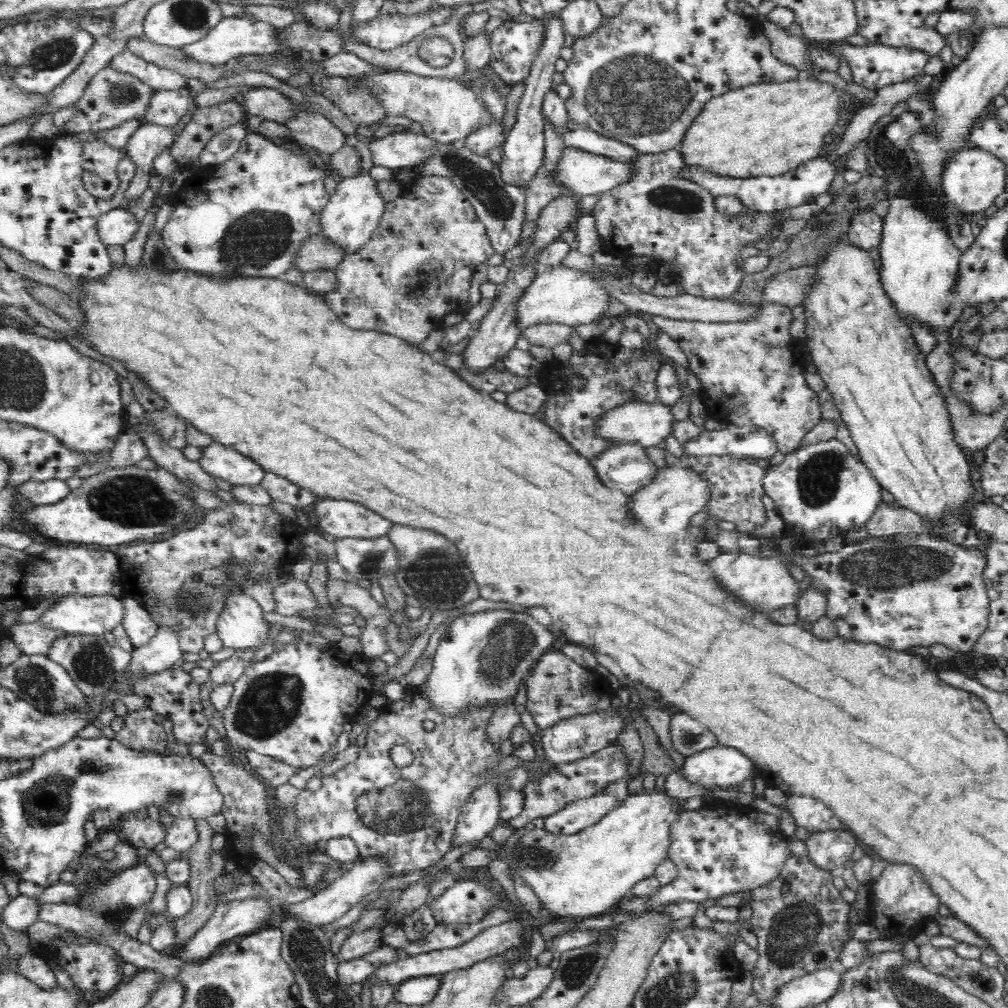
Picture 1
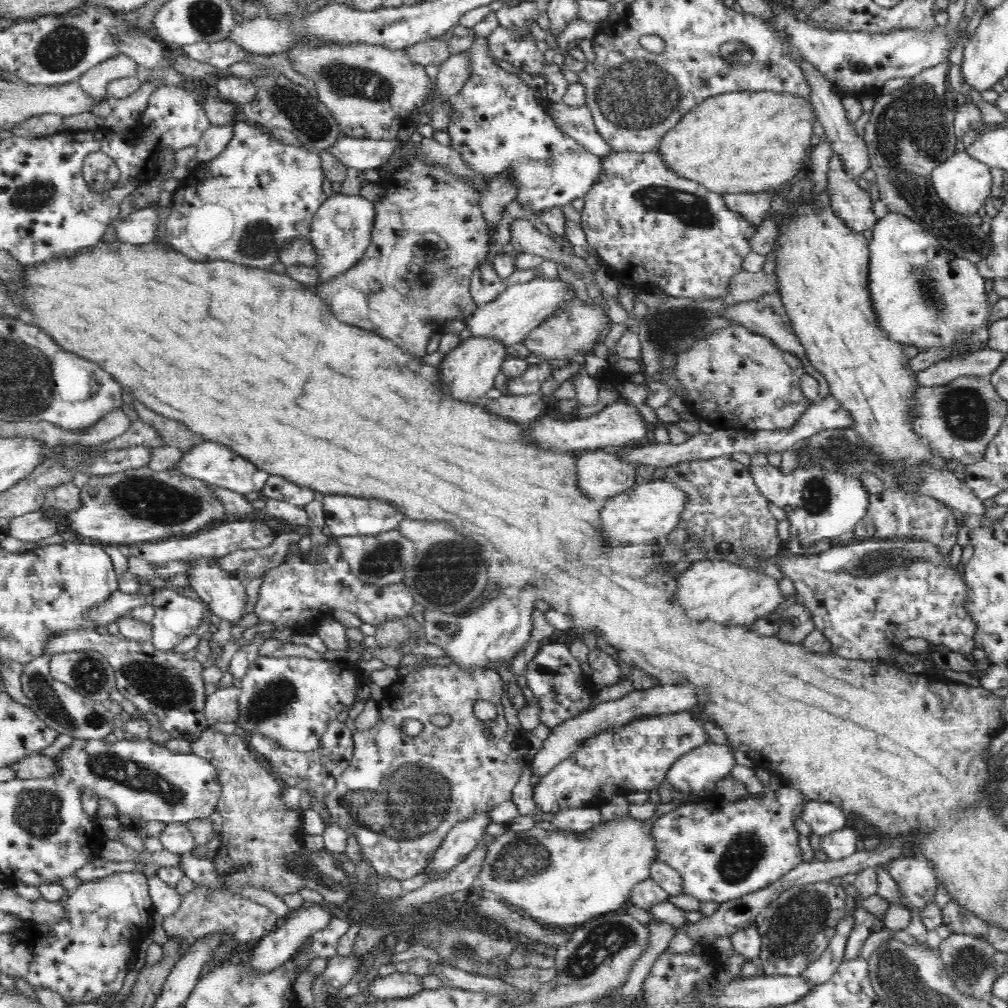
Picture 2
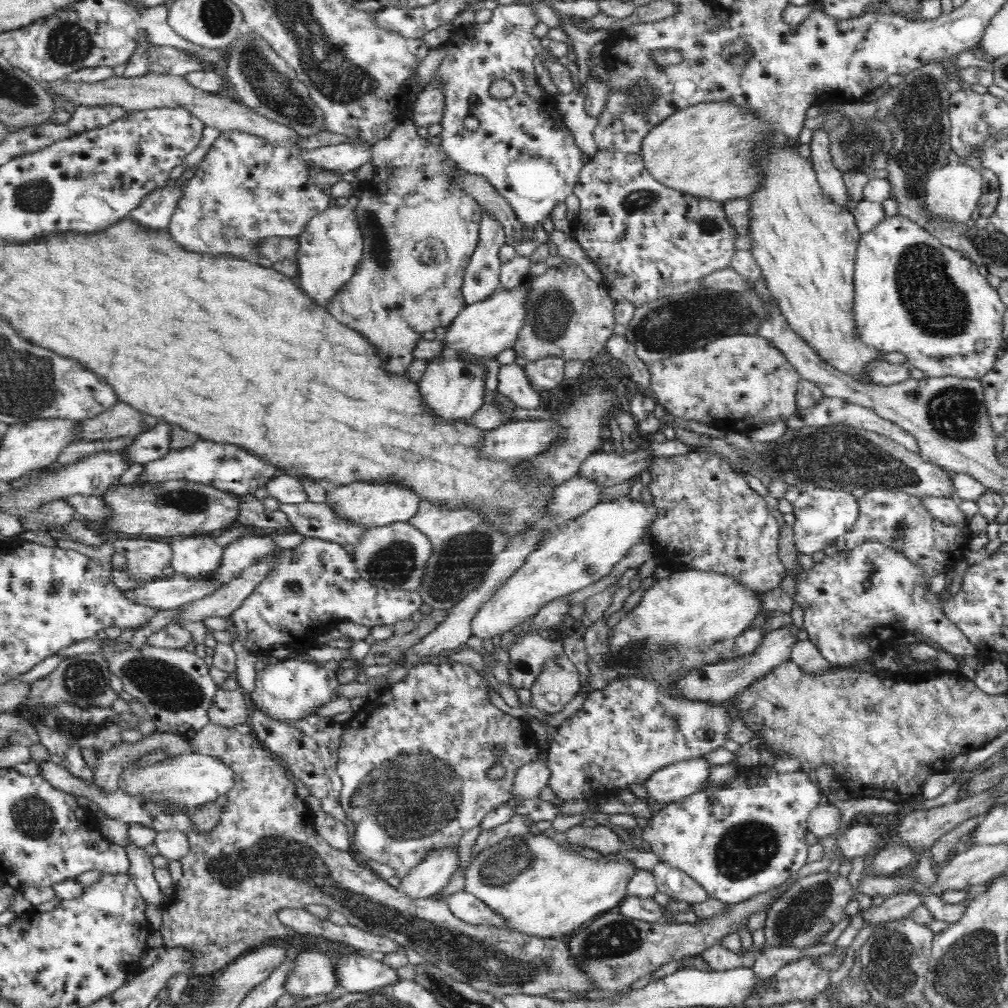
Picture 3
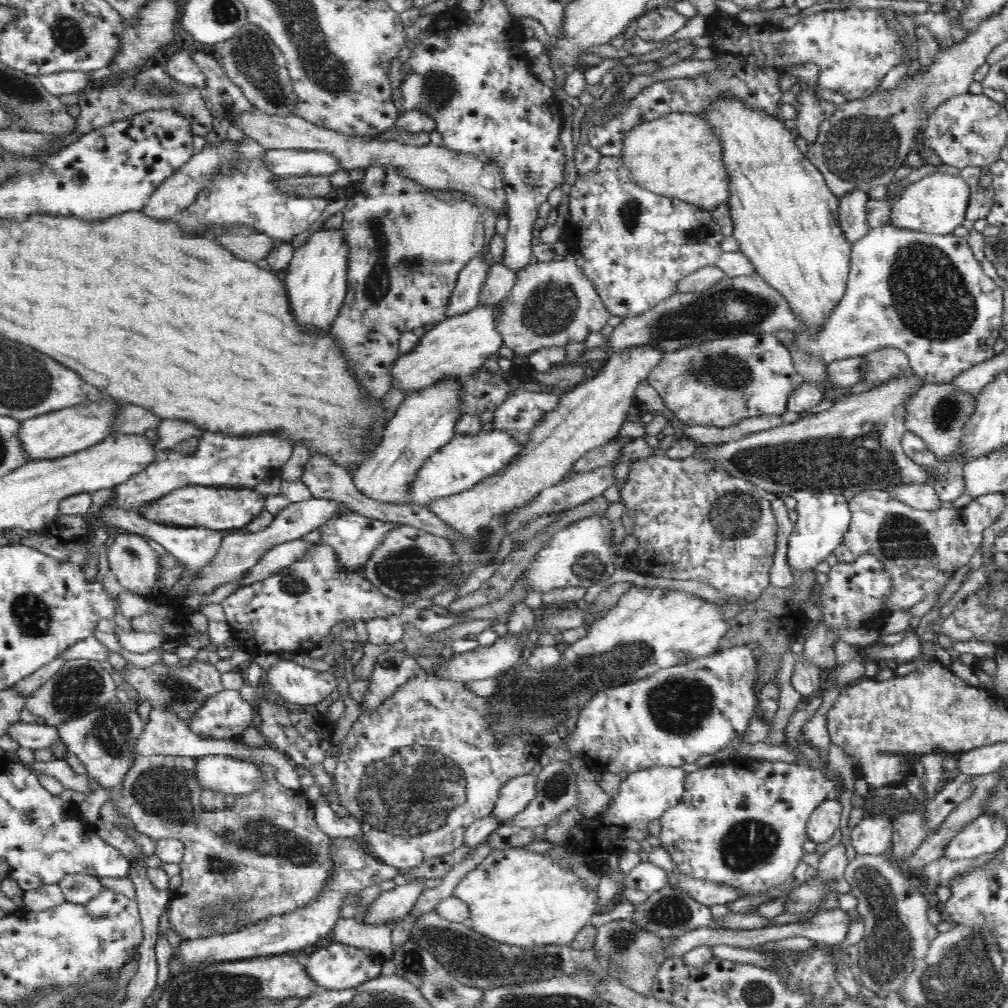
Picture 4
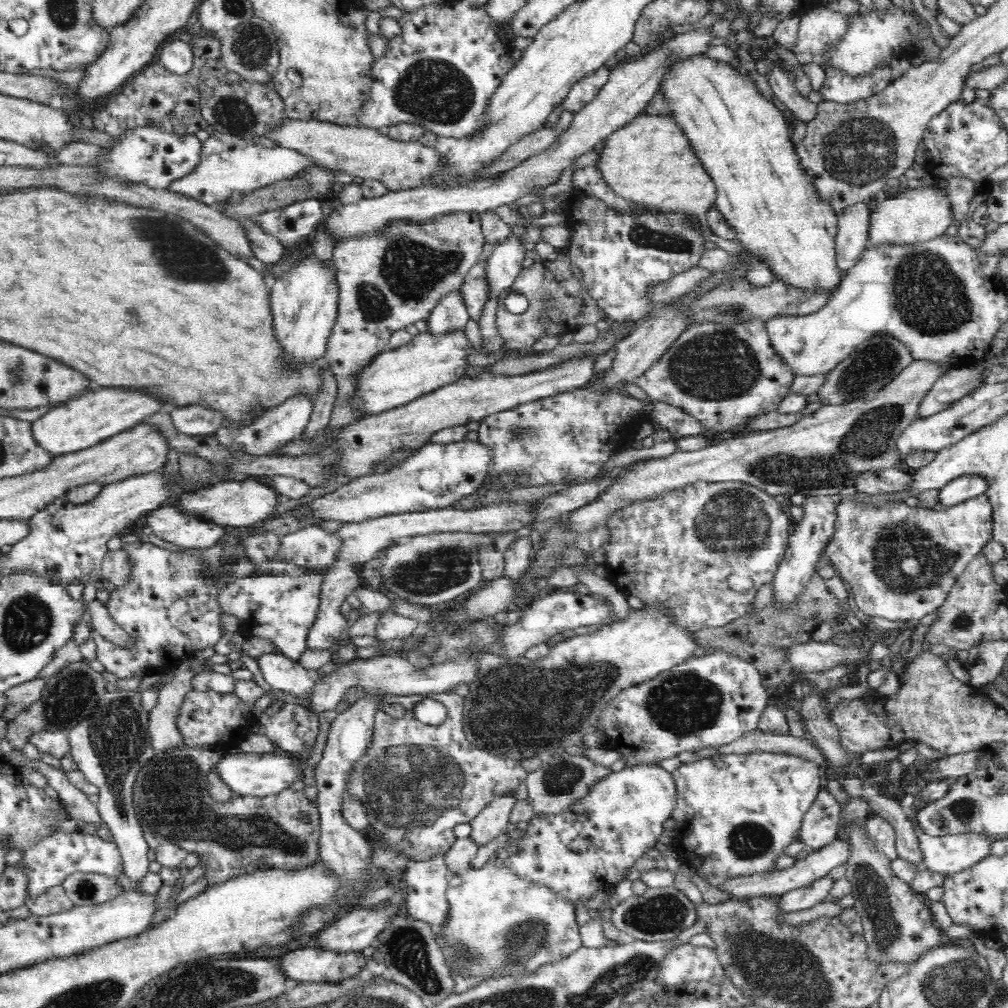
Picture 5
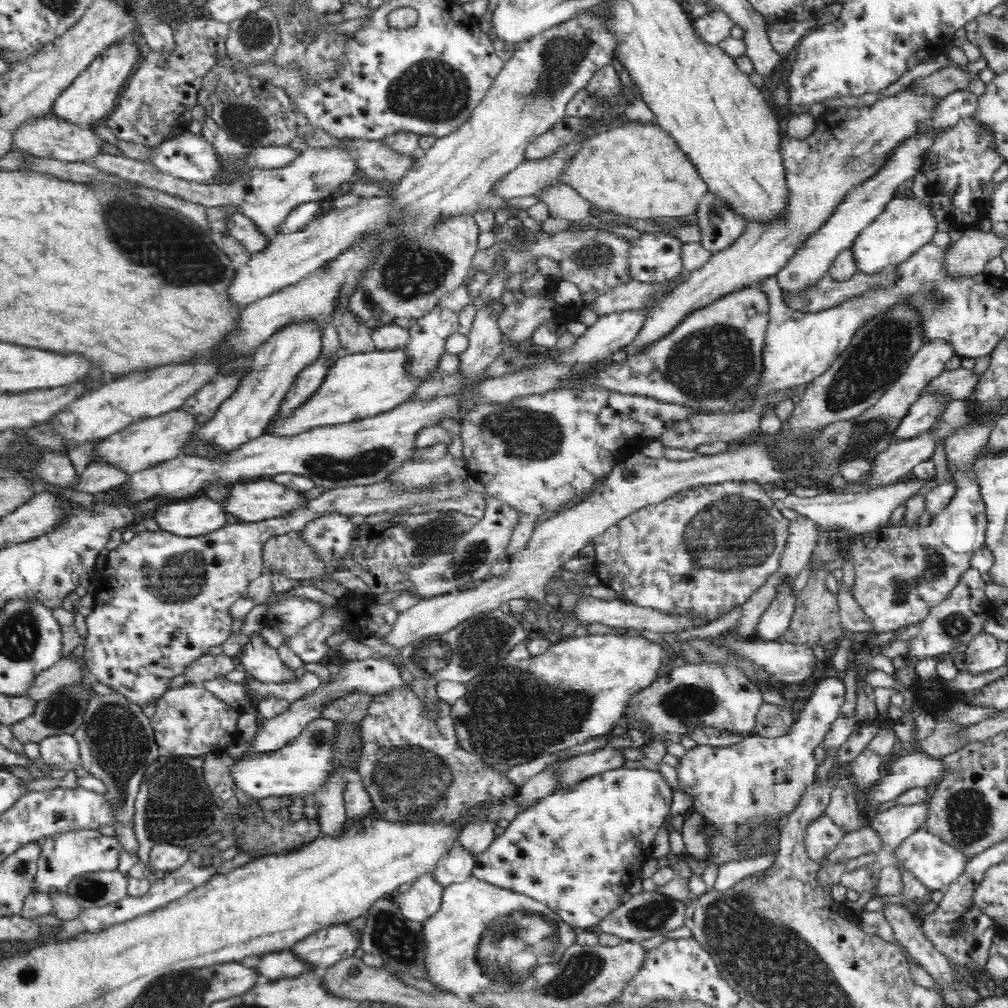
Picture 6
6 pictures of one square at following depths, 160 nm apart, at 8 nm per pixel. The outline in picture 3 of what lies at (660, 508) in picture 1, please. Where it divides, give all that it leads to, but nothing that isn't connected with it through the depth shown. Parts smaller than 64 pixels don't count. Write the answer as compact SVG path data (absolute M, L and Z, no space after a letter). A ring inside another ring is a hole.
M628 495L599 502L578 516L570 530L527 556L526 562L494 594L492 600L482 604L472 619L471 635L482 641L500 638L516 630L526 620L531 620L544 604L608 576L614 564L620 562L634 546L644 542L644 534L650 532L660 517L661 510L654 503L646 504L644 500Z

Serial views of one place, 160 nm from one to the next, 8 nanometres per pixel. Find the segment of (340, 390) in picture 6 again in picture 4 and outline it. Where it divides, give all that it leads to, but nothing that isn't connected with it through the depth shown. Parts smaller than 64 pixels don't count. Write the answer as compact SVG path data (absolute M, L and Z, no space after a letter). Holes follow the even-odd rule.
M498 303L479 304L466 314L449 316L447 320L436 324L420 338L416 350L402 354L401 360L394 366L394 387L403 388L405 394L413 393L442 378L465 378L476 373L486 360L494 357L505 346L499 332L499 318L505 306Z

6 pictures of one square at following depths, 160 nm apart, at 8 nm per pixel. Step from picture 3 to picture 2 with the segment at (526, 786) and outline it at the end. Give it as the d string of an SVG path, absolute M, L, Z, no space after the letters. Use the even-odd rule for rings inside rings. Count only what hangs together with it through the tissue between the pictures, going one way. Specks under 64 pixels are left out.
M656 686L649 689L634 689L618 700L602 702L575 717L570 717L561 722L556 728L551 729L548 738L543 742L543 747L535 754L530 762L532 775L542 777L549 774L560 762L574 756L578 750L582 750L588 740L594 736L600 736L608 730L628 726L634 720L642 720L644 716L660 716L660 714L676 714L692 709L696 704L696 698L690 694L690 690L680 686Z

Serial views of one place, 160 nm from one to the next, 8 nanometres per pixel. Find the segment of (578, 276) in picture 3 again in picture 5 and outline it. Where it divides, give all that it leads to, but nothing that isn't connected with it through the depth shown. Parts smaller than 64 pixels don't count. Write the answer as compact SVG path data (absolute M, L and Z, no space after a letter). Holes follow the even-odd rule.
M565 251L558 253L554 261L536 260L528 268L523 268L512 286L502 290L498 296L496 310L496 329L504 343L504 351L531 353L533 345L543 338L560 337L567 333L574 333L578 328L594 325L598 320L606 321L607 313L590 296L586 285L576 280L571 258ZM506 292L518 293L528 298L528 310L522 314L512 314L506 310L504 298Z

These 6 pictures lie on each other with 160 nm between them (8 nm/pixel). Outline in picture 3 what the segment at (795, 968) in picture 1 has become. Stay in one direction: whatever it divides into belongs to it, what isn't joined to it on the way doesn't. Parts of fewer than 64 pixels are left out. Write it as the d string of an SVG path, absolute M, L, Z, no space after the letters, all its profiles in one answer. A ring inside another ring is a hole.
M828 870L813 873L792 885L770 905L766 913L765 942L770 948L810 948L822 944L828 932L841 921L846 906L852 900L854 890L846 876Z

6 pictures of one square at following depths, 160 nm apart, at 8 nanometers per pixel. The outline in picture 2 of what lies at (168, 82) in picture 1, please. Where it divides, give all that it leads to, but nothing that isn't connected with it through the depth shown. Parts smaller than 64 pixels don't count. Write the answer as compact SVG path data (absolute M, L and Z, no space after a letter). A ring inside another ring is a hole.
M119 53L100 62L77 80L88 99L105 101L107 99L106 85L108 82L117 78L138 77L138 68L143 70L142 66L132 57Z

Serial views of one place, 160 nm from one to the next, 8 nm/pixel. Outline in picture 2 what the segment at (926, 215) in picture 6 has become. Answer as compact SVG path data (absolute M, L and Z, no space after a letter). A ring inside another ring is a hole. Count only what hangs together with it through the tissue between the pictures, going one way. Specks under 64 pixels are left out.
M968 151L954 152L946 162L937 166L931 174L932 184L938 196L958 214L968 216L977 213L986 204L992 192L992 167L972 157Z

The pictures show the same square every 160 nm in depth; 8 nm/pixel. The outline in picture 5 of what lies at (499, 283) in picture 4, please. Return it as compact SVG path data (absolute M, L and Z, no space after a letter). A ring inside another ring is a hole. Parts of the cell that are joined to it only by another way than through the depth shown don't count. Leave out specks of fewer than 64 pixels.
M486 276L474 279L468 278L463 282L460 289L462 289L465 297L470 319L480 323L488 302L493 299L492 283L486 279Z

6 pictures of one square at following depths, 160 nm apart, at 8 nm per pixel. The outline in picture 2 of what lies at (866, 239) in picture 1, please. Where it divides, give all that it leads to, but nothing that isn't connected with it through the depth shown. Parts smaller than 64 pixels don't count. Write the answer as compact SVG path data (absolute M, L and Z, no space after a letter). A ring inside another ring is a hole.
M831 157L827 174L827 192L833 213L858 234L874 230L879 218L874 214L870 194L845 172L842 157Z

